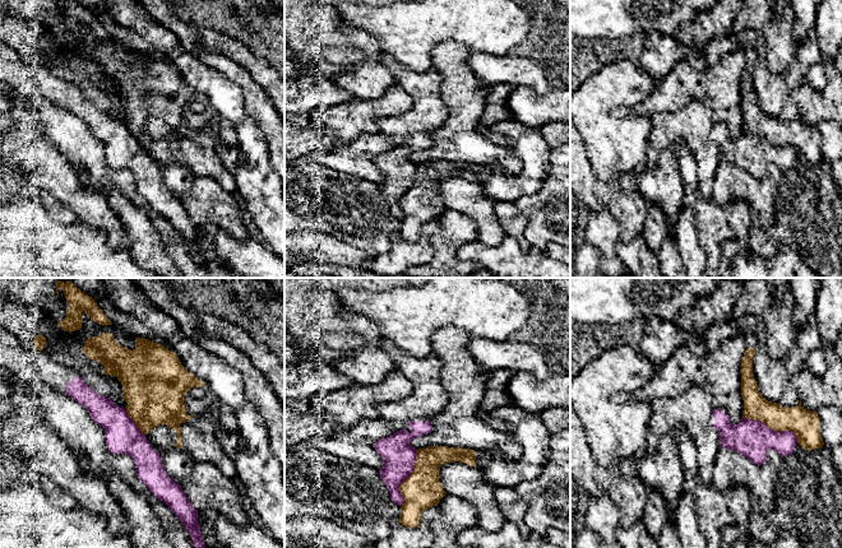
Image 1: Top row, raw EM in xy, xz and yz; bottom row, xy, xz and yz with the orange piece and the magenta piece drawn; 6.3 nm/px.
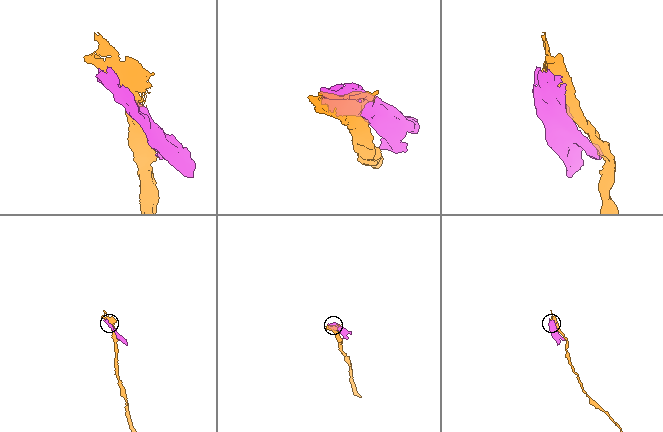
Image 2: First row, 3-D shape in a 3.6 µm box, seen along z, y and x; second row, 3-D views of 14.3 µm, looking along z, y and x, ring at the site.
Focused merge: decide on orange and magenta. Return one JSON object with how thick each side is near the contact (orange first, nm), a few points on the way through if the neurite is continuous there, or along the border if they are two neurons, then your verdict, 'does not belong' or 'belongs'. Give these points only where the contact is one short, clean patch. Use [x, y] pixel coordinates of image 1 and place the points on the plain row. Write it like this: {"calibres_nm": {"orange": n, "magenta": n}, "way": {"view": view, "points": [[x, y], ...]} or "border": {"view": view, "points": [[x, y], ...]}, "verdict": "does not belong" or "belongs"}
{"calibres_nm": {"orange": 180, "magenta": 240}, "verdict": "does not belong"}

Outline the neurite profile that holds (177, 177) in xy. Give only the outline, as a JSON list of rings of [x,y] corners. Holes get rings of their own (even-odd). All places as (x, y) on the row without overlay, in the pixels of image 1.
[[[176,161],[157,163],[162,173],[163,184],[168,191],[181,199],[185,198],[194,186],[195,176],[189,167]]]

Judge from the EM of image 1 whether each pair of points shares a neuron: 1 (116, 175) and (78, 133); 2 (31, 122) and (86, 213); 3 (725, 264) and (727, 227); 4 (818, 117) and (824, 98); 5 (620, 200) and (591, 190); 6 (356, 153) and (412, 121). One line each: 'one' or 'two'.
1: one
2: one
3: two
4: one
5: one
6: two

